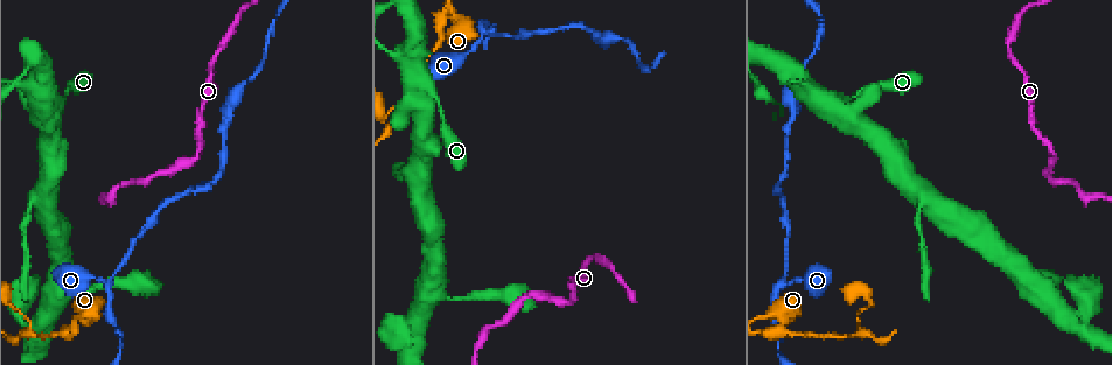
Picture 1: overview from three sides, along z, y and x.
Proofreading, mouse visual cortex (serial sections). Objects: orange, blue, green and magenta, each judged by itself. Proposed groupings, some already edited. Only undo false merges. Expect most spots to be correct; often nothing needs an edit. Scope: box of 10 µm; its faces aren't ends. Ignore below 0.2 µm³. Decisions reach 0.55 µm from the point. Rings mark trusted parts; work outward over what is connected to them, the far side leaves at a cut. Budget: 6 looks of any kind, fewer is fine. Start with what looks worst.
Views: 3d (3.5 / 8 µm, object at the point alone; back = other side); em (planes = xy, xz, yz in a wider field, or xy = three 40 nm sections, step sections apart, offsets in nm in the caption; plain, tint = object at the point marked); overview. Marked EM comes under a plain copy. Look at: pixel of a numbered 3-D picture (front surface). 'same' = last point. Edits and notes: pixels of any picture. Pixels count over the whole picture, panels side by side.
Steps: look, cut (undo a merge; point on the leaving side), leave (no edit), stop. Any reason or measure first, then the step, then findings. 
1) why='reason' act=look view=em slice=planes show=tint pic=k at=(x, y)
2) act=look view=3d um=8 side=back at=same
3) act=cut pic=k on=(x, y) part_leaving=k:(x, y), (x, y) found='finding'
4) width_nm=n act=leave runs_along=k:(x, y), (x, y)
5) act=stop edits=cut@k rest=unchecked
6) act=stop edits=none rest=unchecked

why='three arms meet' act=look view=3d um=8 pic=1 at=(480, 31)

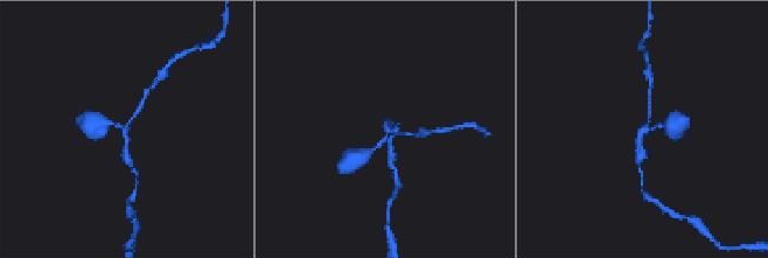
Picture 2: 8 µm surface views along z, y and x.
why='closer look' act=look view=3d um=3.5 side=back at=same

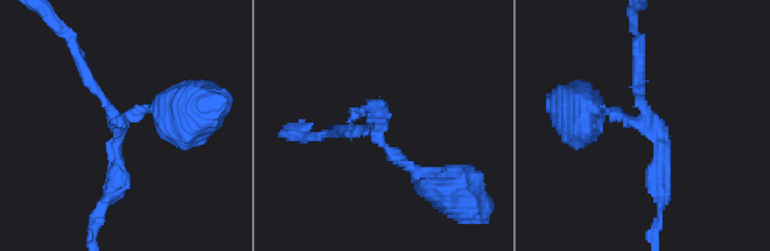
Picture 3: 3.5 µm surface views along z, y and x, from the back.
arms=3 arm_widths_nm=150,200,200 why='now the EM' act=look view=em slice=xy step=2 show=tint pic=3 at=(117, 120)

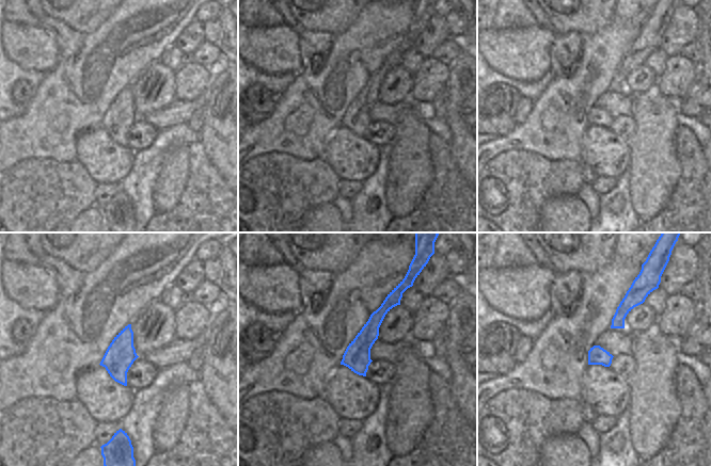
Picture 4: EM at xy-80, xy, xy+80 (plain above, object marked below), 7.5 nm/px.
act=leave runs_along=4:(396, 293), (361, 344), (361, 372) found='all the same cell'

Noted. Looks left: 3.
why='abrupt turn' act=look view=3d um=3.5 pic=1 at=(859, 333)

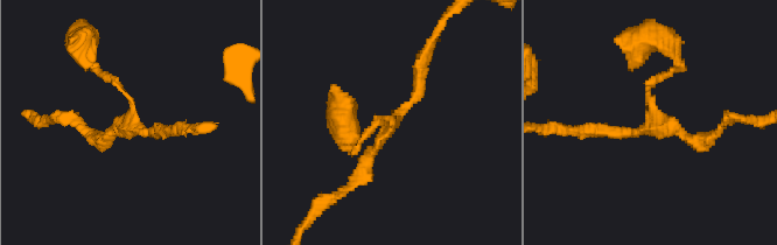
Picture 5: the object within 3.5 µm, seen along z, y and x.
arms=3 arm_widths_nm=100,150,200 act=look view=em slice=xy step=2 show=tint pic=5 at=(133, 122)

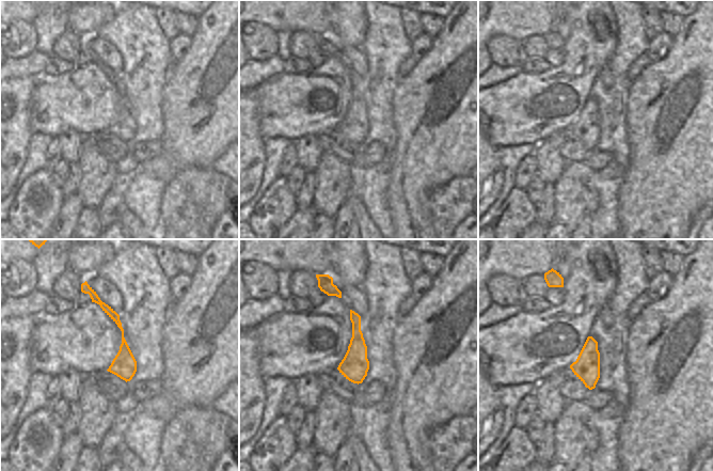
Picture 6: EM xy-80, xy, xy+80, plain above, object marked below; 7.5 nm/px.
width_nm=200 act=leave runs_along=6:(93, 295), (122, 329), (127, 378) found='one cell here'

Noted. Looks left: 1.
act=stop edits=none rest=unchecked

